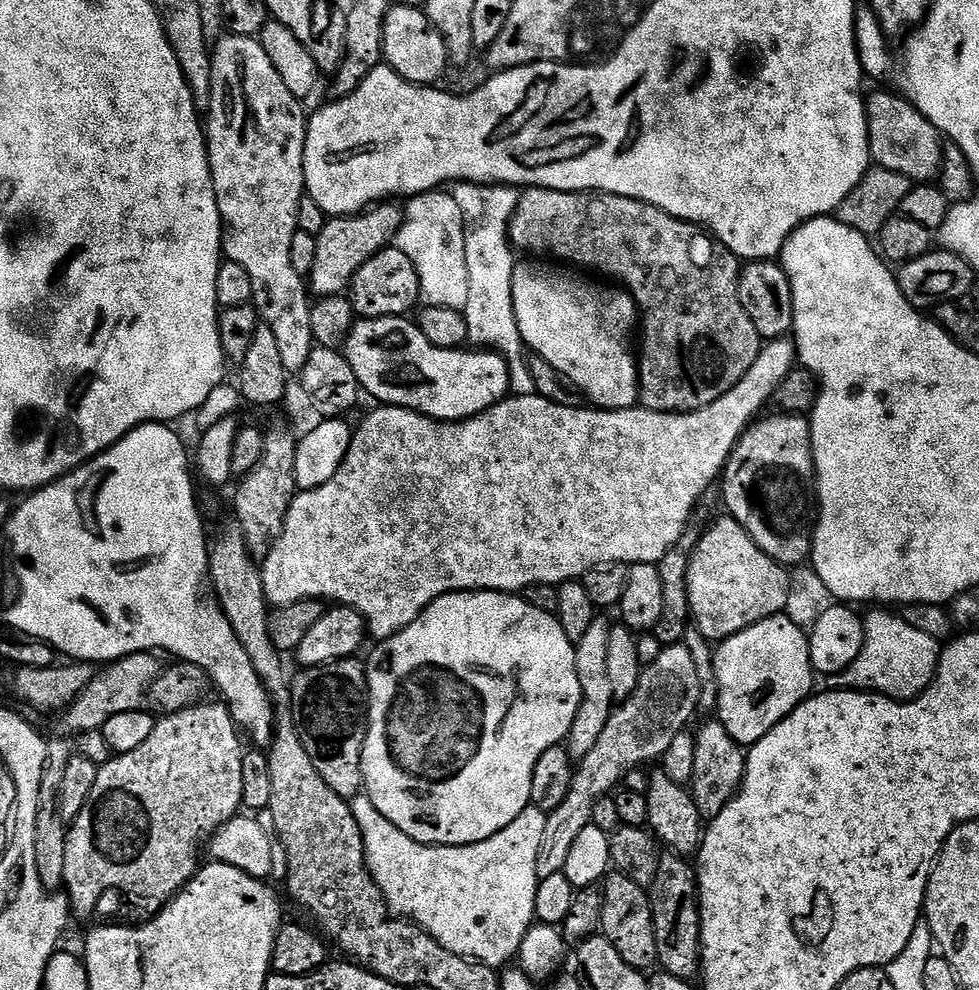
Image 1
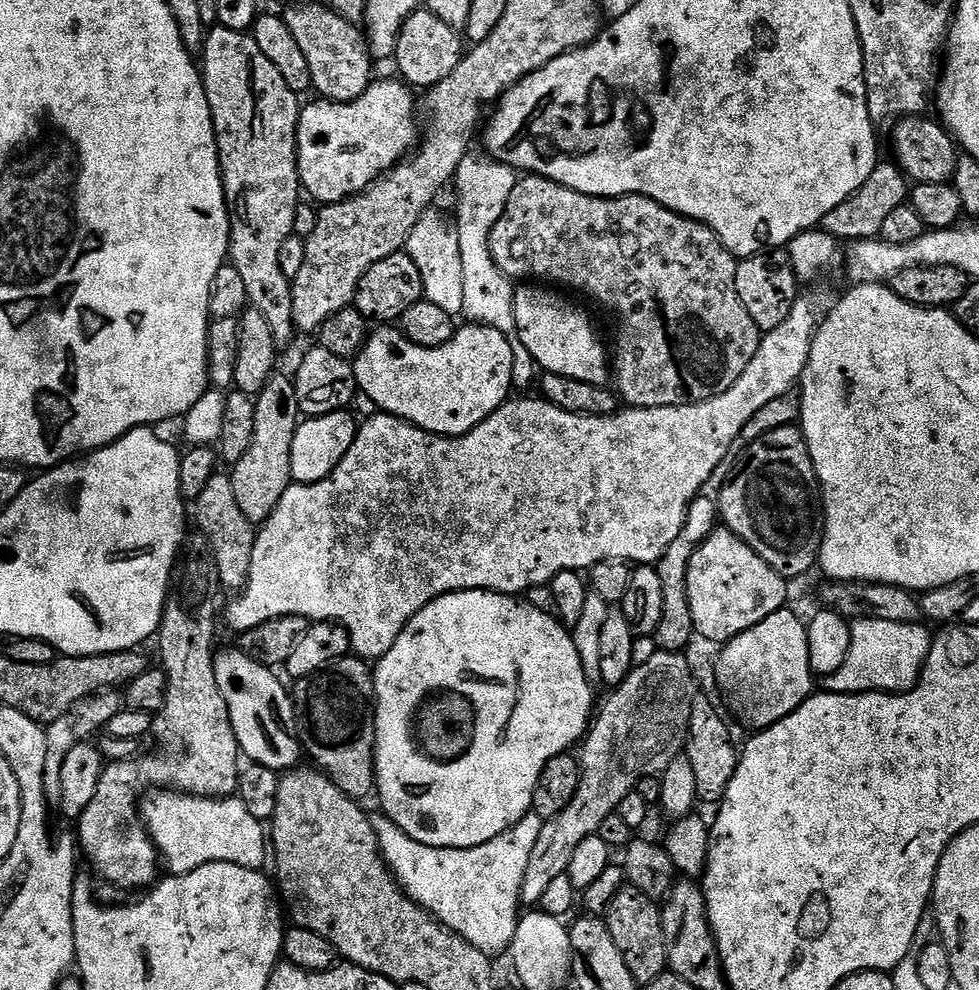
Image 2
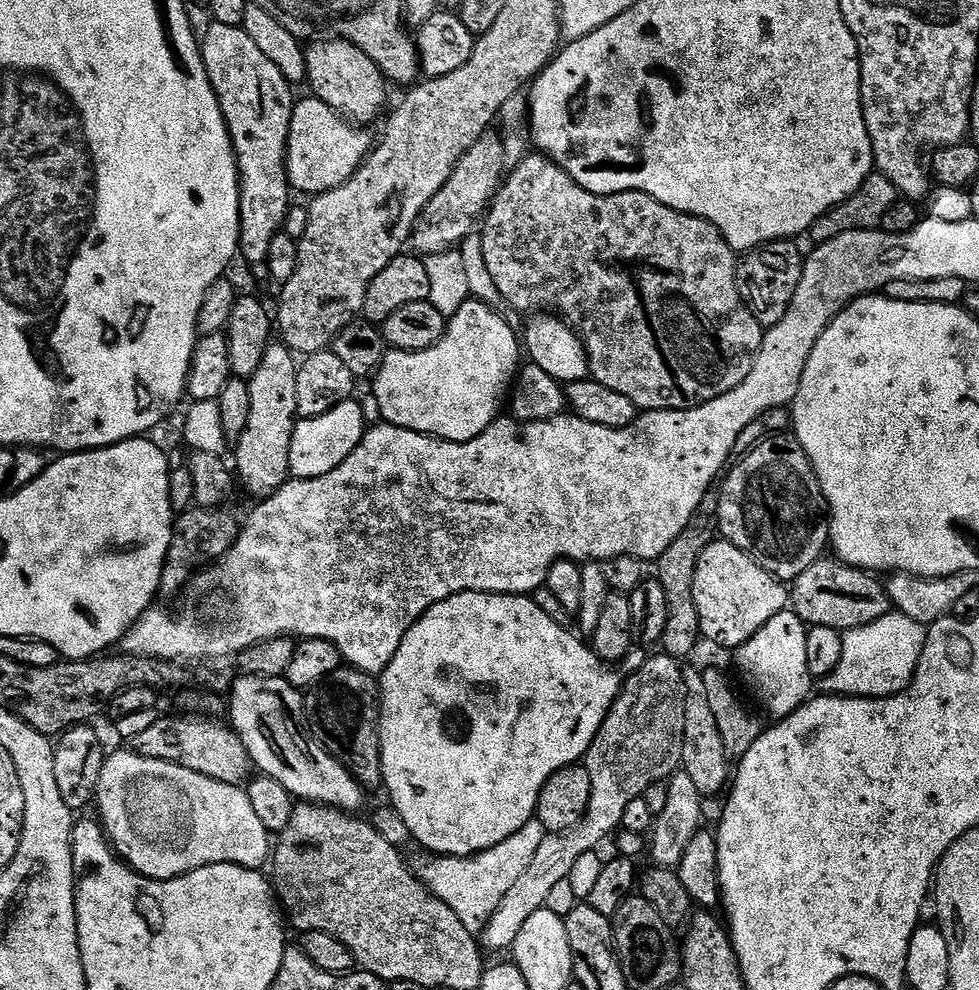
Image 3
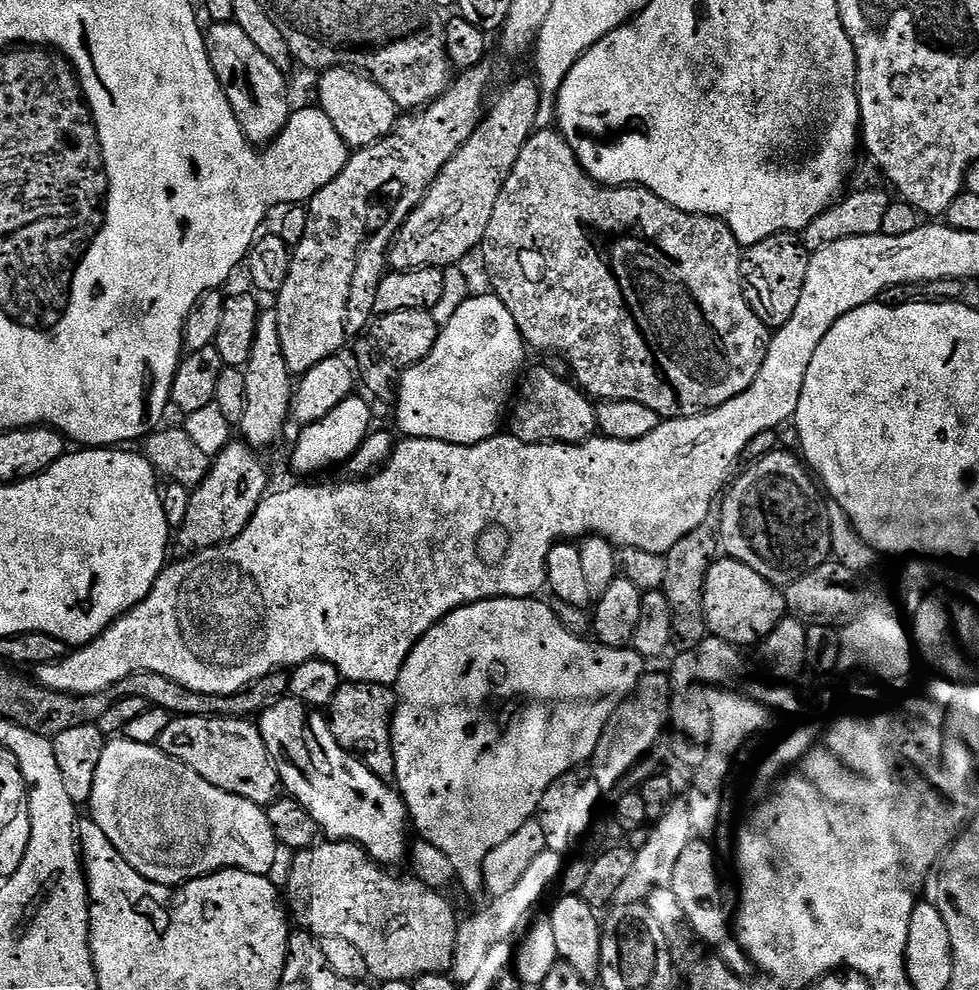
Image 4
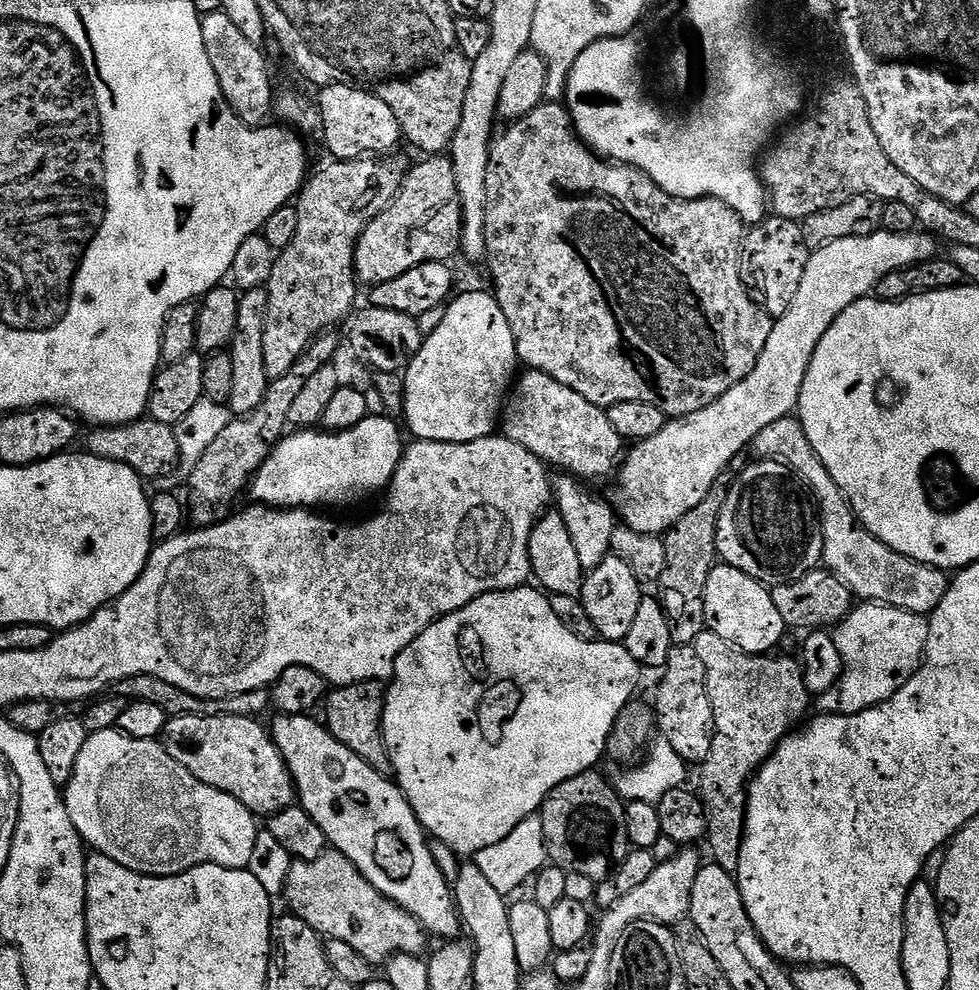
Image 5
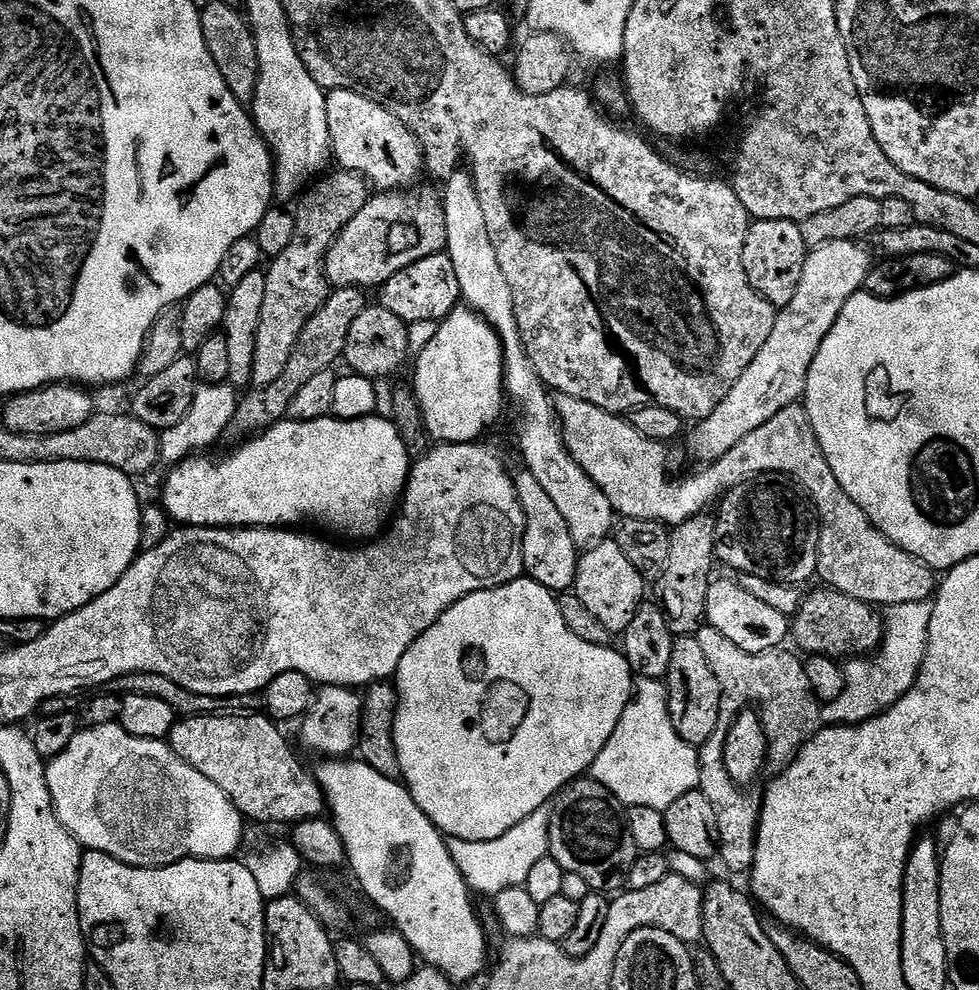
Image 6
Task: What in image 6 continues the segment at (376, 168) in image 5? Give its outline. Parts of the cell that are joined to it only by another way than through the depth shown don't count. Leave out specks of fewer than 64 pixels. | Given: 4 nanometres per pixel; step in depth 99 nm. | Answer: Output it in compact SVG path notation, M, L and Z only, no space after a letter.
M336 170L333 176L317 179L299 197L300 205L294 208L296 225L294 239L282 254L278 254L266 268L266 299L262 301L262 322L258 326L258 342L254 346L254 370L252 384L256 388L270 386L286 370L294 342L302 334L302 326L327 302L330 285L324 274L324 260L338 234L366 206L370 199L370 185L357 172Z

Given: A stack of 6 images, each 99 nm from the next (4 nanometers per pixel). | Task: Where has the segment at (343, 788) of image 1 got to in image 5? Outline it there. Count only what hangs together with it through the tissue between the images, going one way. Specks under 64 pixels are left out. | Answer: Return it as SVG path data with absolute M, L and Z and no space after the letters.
M363 680L357 684L336 686L327 693L326 709L328 720L326 727L342 746L354 750L358 758L362 758L371 768L378 770L383 776L393 775L390 754L384 745L384 698L386 688L381 681Z

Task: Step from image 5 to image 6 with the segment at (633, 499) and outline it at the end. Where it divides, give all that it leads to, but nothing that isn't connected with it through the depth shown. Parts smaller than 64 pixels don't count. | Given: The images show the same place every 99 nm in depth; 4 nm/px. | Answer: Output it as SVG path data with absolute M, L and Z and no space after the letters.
M847 240L830 242L809 251L798 291L777 315L774 330L770 330L770 338L766 338L766 346L758 350L758 358L750 362L746 374L734 382L734 390L726 394L722 406L693 427L696 429L692 432L688 448L700 462L721 460L731 448L742 442L742 438L746 438L746 434L754 434L754 430L770 422L778 410L786 410L786 406L797 403L803 397L810 366L826 334L830 334L834 322L838 322L842 306L846 306L854 293L863 289L870 274L874 257L864 246L863 243Z

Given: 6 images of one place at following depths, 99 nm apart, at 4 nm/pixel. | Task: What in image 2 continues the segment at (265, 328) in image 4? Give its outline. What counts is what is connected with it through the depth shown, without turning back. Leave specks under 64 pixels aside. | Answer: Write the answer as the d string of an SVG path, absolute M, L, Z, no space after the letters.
M274 374L259 396L255 397L256 413L254 414L254 436L250 448L241 460L231 465L230 475L234 494L238 497L238 507L242 514L250 518L254 525L267 522L282 494L293 484L290 454L294 450L294 434L302 422L302 413L298 406L296 385L281 374Z

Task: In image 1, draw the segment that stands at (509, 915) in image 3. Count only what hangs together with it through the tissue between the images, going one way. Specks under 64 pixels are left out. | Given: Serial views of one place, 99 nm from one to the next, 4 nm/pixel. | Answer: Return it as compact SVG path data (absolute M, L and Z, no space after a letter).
M683 643L661 647L656 661L641 671L634 694L615 705L614 714L610 722L606 722L598 742L594 742L590 754L579 761L566 802L562 802L558 810L547 813L546 834L542 834L542 850L538 850L540 879L563 872L574 838L592 823L595 804L604 797L611 797L621 787L627 772L664 757L674 738L689 727L699 707L698 670L690 652Z

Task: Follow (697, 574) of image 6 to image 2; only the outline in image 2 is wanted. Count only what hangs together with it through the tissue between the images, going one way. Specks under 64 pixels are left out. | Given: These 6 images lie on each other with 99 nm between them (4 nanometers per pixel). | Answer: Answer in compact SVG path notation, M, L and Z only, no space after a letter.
M701 494L692 502L692 507L688 510L688 520L684 524L684 529L670 542L666 554L655 565L658 578L662 578L662 622L658 622L654 633L655 647L661 652L683 653L690 642L692 635L696 634L694 618L690 618L690 598L686 590L686 574L690 570L690 558L694 558L696 545L704 539L709 531L710 524L707 520L716 520L718 516L718 504L707 494Z

